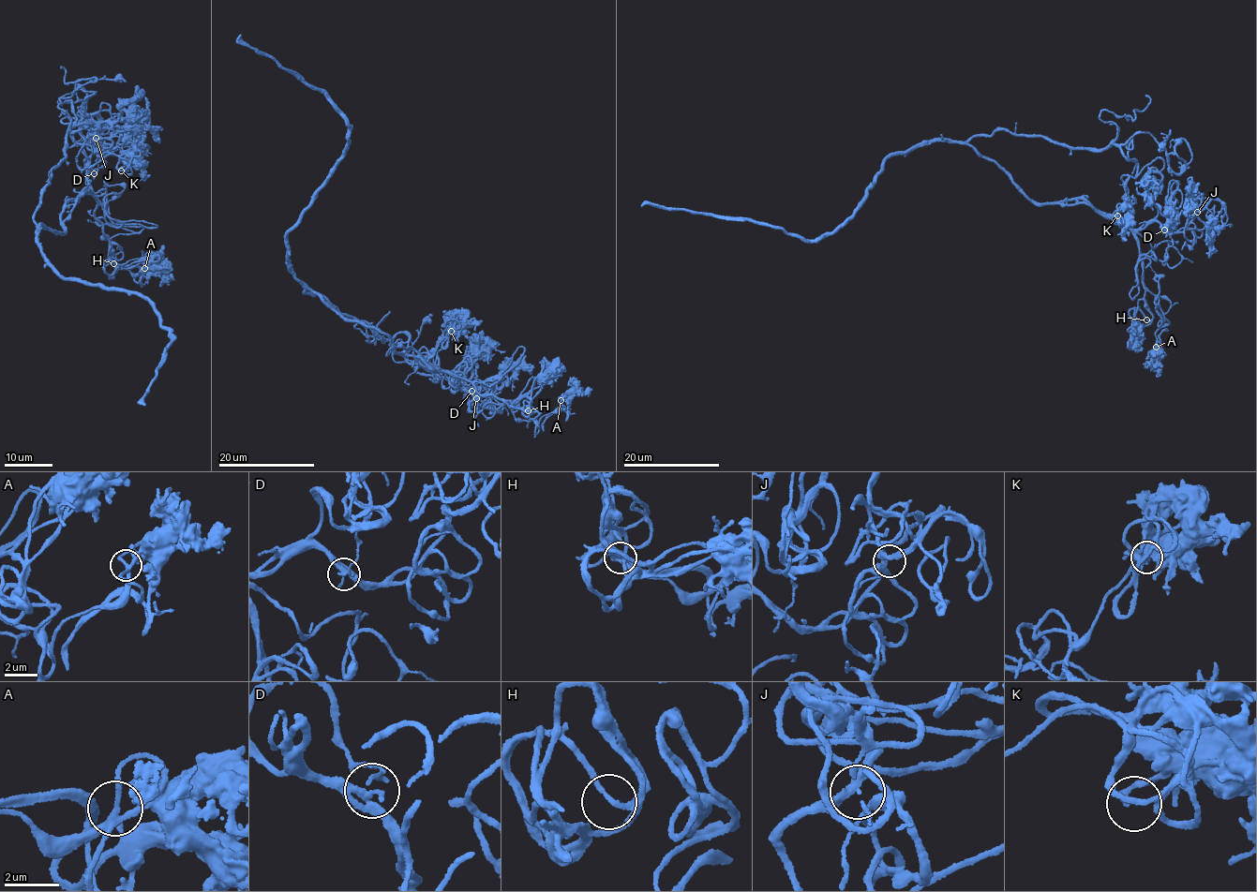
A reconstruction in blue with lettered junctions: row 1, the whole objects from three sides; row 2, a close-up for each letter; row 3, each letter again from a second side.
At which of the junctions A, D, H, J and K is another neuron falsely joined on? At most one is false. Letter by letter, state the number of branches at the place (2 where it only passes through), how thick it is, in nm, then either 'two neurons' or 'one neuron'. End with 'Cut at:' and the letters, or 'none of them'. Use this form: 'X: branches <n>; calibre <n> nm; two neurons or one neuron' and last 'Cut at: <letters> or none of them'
A: branches 4; calibre 200 nm; one neuron
D: branches 4; calibre 260 nm; one neuron
H: branches 4; calibre 150 nm; one neuron
J: branches 4; calibre 240 nm; one neuron
K: branches 3; calibre 160 nm; one neuron
Cut at: none of them

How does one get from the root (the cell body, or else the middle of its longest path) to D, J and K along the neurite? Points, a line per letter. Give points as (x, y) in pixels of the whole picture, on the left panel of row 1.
D: (38, 227), (38, 224), (64, 231), (60, 221), (67, 201), (90, 191), (86, 180), (87, 174), (94, 173)
J: (38, 227), (64, 231), (60, 221), (67, 201), (90, 191), (86, 180), (91, 173), (82, 143), (96, 138)
K: (38, 227), (35, 213), (65, 156), (69, 129), (89, 126), (73, 134), (89, 165), (115, 155), (121, 170)

